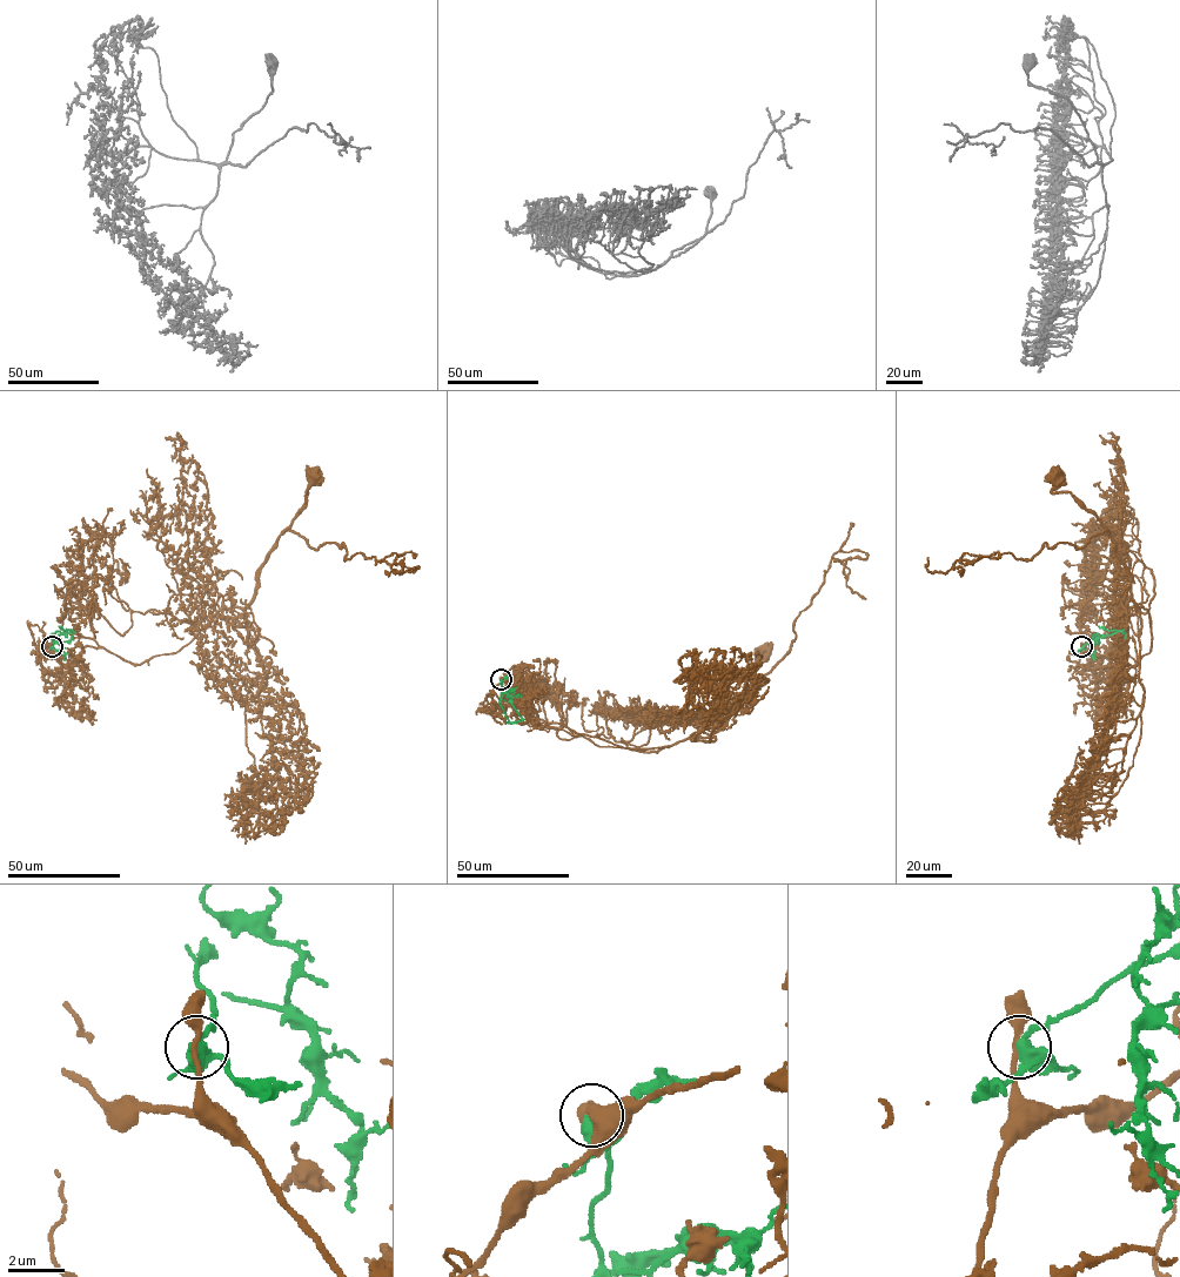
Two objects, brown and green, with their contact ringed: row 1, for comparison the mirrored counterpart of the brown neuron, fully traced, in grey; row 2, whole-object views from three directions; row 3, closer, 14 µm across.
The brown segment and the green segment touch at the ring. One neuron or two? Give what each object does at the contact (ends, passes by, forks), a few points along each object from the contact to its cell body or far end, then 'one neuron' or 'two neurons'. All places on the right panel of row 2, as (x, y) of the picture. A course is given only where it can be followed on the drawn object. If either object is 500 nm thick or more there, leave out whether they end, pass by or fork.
brown passes by; green passes by; brown runs (1081, 646), (1078, 666), (1106, 667), (1121, 646), (1138, 664), (1152, 633), (1114, 540), (1052, 492), (1056, 475); green runs (1081, 646), (1097, 637), (1118, 631), (1125, 633), (1099, 626); one neuron

